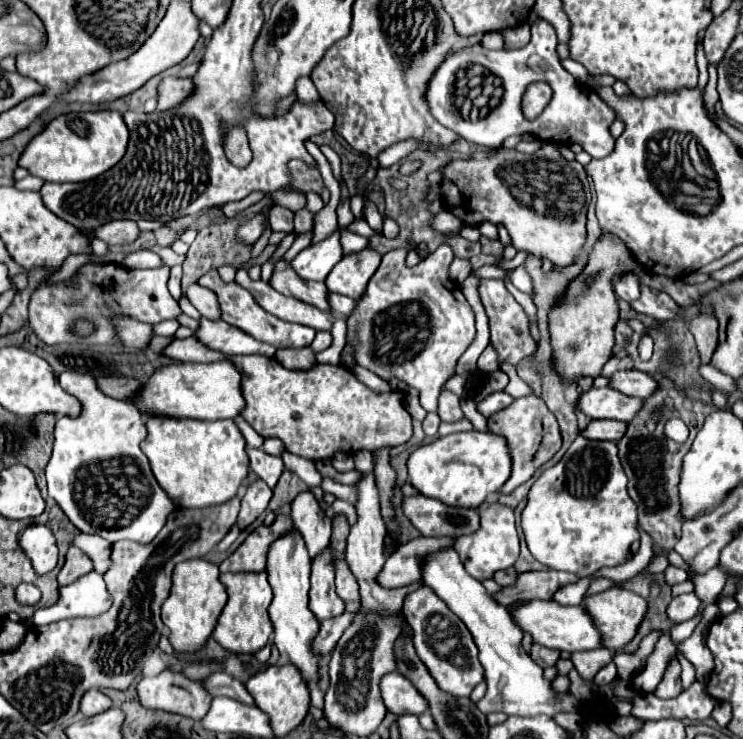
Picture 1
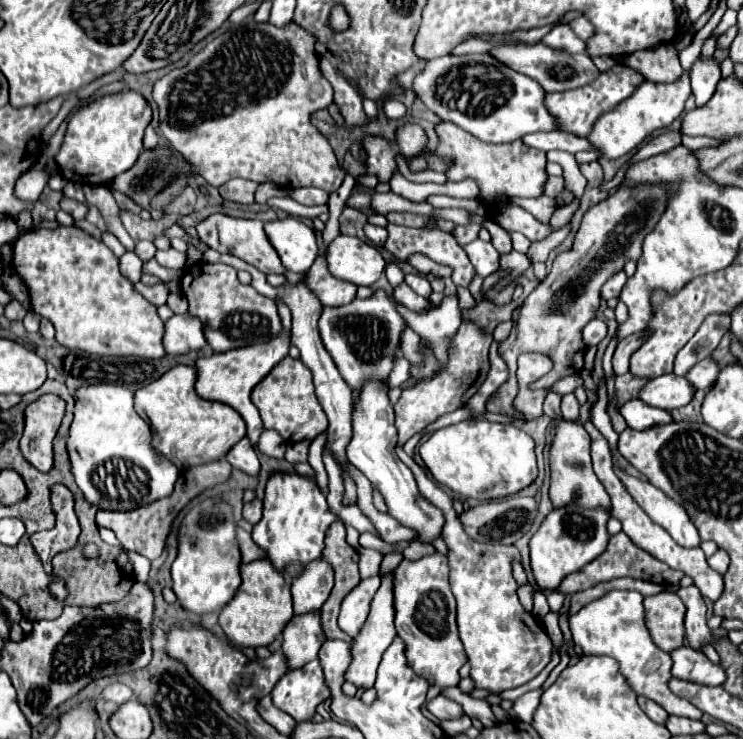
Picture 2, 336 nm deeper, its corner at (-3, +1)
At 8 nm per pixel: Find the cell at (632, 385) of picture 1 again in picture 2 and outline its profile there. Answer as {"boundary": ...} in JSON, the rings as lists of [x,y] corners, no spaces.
{"boundary":[[[705,358],[689,370],[687,380],[693,384],[693,388],[705,390],[707,386],[711,386],[715,382],[717,374],[719,374],[719,364],[713,358]]]}

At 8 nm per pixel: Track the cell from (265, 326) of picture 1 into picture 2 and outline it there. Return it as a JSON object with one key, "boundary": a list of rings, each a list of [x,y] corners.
{"boundary":[[[201,260],[183,272],[181,290],[189,302],[189,314],[203,322],[205,338],[213,352],[227,352],[231,348],[267,342],[281,330],[275,302],[261,296],[253,286],[241,284],[233,266]]]}

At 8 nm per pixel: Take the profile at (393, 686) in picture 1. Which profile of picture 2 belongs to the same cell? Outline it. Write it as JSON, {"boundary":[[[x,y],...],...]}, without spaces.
{"boundary":[[[437,696],[431,702],[427,702],[427,710],[433,716],[437,716],[439,720],[451,720],[451,718],[459,718],[461,714],[465,714],[463,708],[457,702],[453,702],[453,700],[445,698],[445,696]]]}

